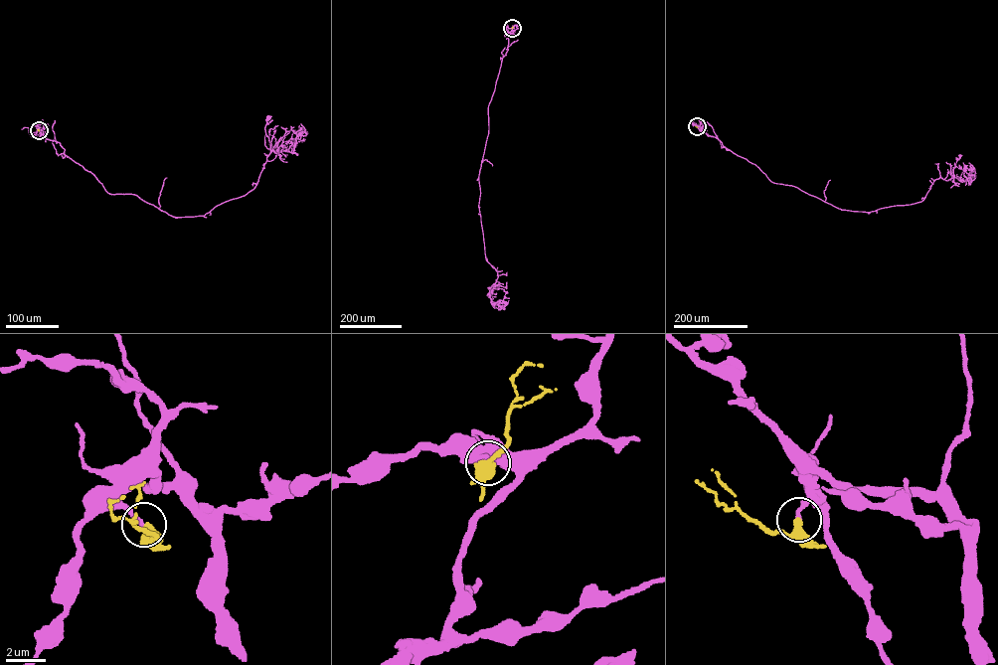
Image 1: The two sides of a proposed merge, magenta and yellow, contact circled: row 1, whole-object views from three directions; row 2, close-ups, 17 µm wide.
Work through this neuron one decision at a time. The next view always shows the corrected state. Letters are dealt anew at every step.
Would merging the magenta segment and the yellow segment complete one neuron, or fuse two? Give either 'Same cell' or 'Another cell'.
Another cell

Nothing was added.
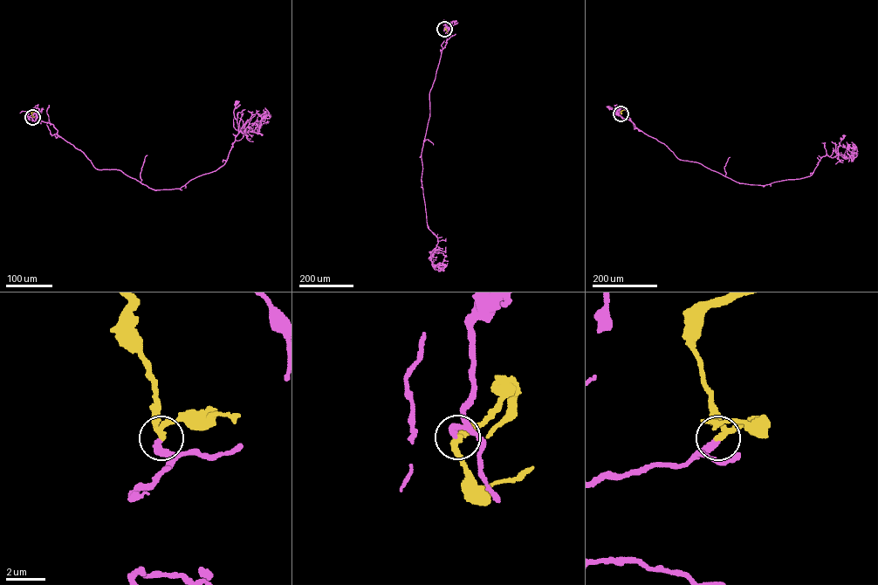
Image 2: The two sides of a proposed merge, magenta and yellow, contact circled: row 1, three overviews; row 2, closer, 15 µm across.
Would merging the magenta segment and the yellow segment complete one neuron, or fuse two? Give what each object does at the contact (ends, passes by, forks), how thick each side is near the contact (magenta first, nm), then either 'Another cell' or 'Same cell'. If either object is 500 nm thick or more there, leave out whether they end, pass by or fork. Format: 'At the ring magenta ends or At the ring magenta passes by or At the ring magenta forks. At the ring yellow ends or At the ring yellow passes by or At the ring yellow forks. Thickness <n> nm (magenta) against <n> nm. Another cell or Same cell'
At the ring magenta ends. At the ring yellow passes by. Thickness 300 nm (magenta) against 240 nm. Same cell

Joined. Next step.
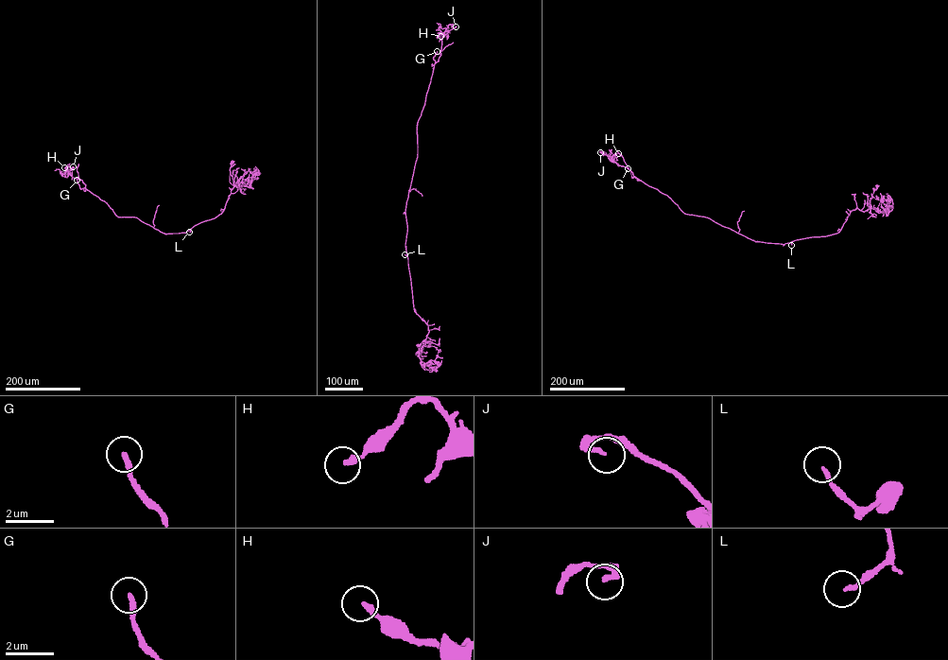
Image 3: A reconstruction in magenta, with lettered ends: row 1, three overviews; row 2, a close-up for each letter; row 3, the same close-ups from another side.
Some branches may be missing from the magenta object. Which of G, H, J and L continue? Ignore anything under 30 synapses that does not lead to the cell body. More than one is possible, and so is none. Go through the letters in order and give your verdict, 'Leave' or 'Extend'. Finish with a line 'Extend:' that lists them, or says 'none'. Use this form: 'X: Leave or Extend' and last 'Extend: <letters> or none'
G: Extend
H: Leave
J: Leave
L: Leave
Extend: G

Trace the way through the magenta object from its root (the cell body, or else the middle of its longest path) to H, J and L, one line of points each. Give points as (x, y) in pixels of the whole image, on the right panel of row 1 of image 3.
H: (877, 186), (869, 208), (852, 210), (836, 233), (767, 243), (684, 214), (666, 195), (611, 161), (618, 153)
J: (877, 186), (869, 208), (852, 210), (836, 233), (767, 243), (684, 214), (666, 195), (600, 152)
L: (877, 186), (869, 208), (864, 212), (857, 207), (852, 210), (837, 233), (797, 239), (791, 245)

